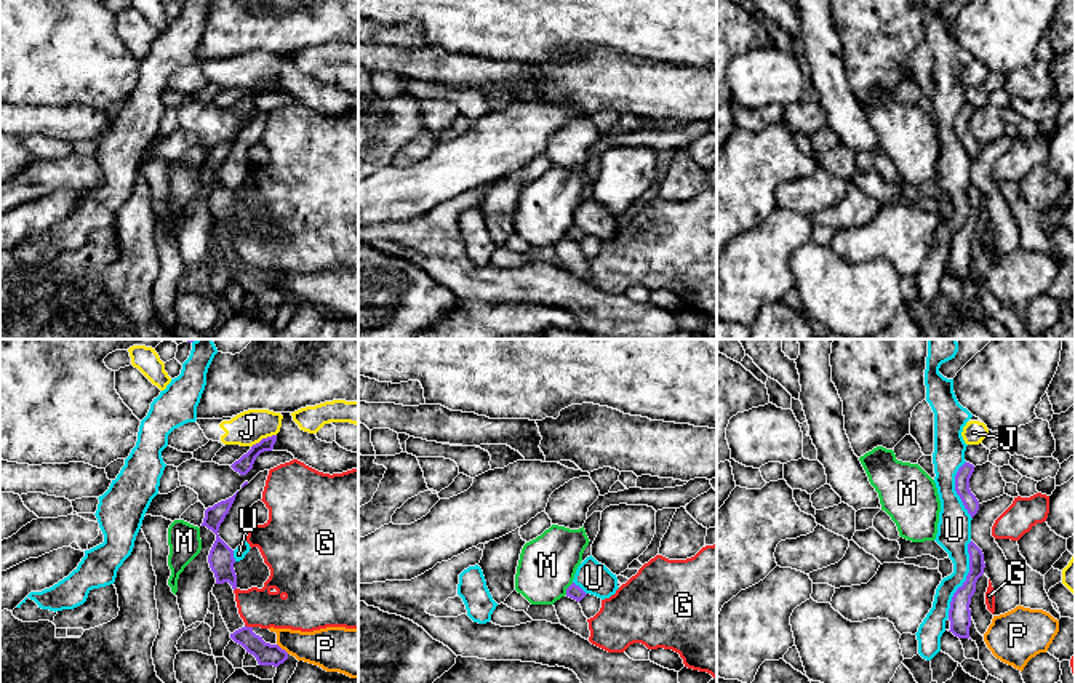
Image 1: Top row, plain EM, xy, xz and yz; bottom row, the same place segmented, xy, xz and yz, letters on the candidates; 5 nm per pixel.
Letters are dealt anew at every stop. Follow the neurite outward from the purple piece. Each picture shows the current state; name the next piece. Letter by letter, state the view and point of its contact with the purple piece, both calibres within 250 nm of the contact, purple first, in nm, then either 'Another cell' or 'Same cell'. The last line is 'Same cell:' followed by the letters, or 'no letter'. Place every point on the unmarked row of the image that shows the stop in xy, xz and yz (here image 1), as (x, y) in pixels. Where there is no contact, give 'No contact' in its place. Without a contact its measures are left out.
G: Touches purple at xy (248, 269). Thickness 110 nm (purple) against 190 nm. Another cell
J: Touches purple at xy (263, 80). Thickness 80 nm (purple) against 170 nm. Another cell
M: Touches purple at xz (567, 231). Thickness 70 nm (purple) against 280 nm. Another cell
P: Touches purple at xy (283, 291). Thickness 110 nm (purple) against 220 nm. Another cell
U: Touches purple at yz (967, 221). Thickness 110 nm (purple) against 180 nm. Another cell
Same cell: no letter

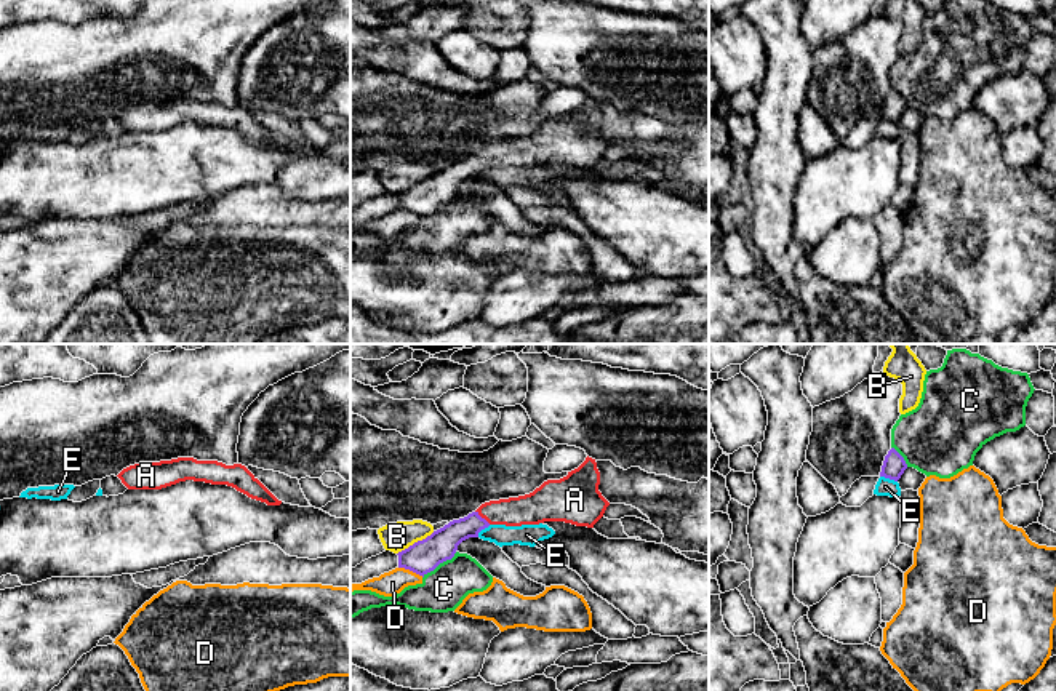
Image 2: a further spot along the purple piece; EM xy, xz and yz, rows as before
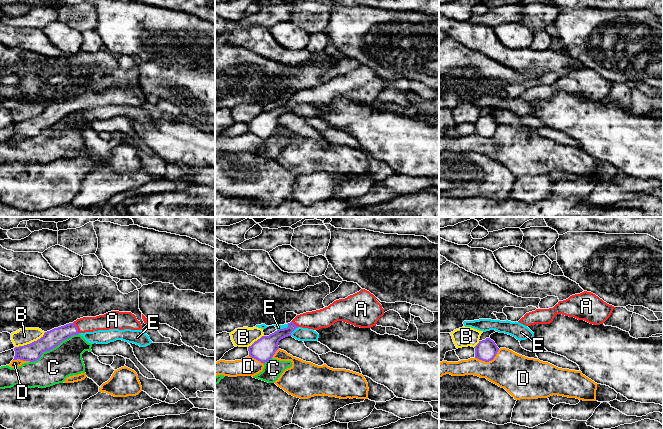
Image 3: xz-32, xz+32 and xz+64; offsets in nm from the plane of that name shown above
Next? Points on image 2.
A: Touches purple at xz (484, 160). Thickness 160 nm (purple) against 160 nm. Same cell
B: Touches purple at xz (415, 184). Thickness 160 nm (purple) against 140 nm. Another cell
C: Touches purple at xz (439, 205). Thickness 160 nm (purple) against 220 nm. Another cell
D: Touches purple at xz (412, 211). Thickness 160 nm (purple) against 120 nm. Another cell
E: Touches purple at yz (888, 119). Thickness 110 nm (purple) against 90 nm. Another cell
Same cell: A

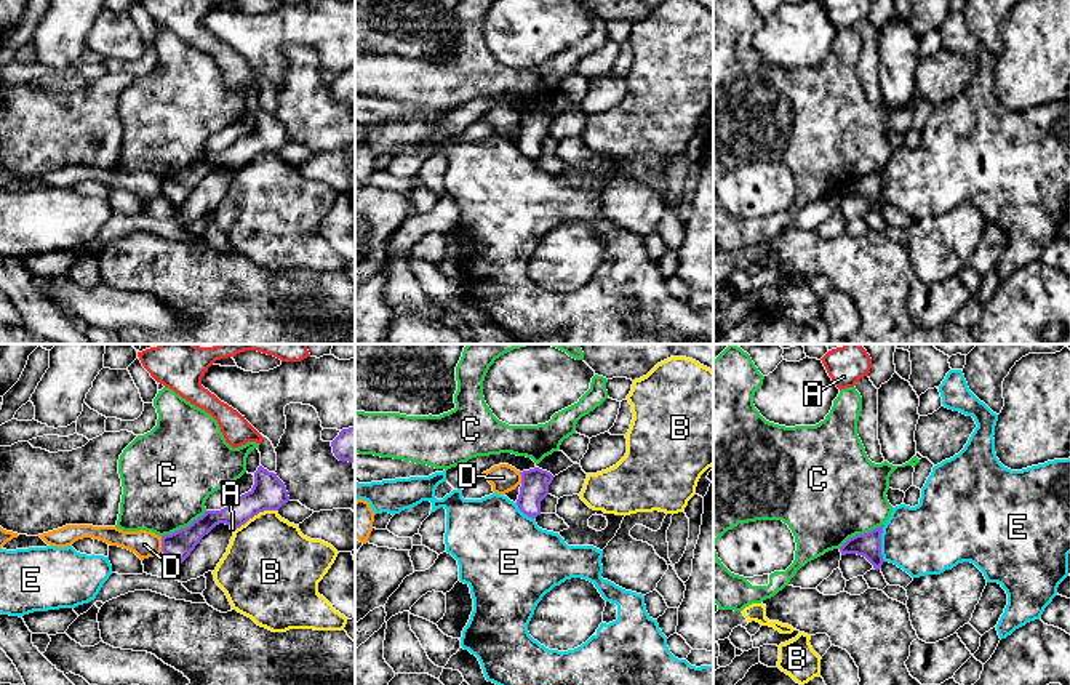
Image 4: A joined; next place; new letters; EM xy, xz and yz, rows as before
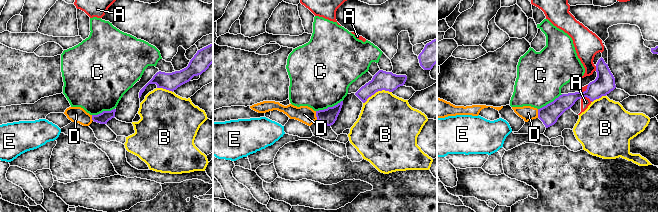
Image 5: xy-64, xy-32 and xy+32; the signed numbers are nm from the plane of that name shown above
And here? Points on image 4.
A: Touches purple at xy (234, 168). Thickness 180 nm (purple) against 20 nm. Another cell
B: Touches purple at xy (256, 156). Thickness 180 nm (purple) against 440 nm. Another cell
C: Touches purple at xy (186, 168). Thickness 140 nm (purple) against 440 nm. Another cell
D: Touches purple at xy (162, 186). Thickness 140 nm (purple) against 140 nm. Another cell
E: Touches purple at yz (880, 184). Thickness 130 nm (purple) against 360 nm. Another cell
Same cell: no letter

